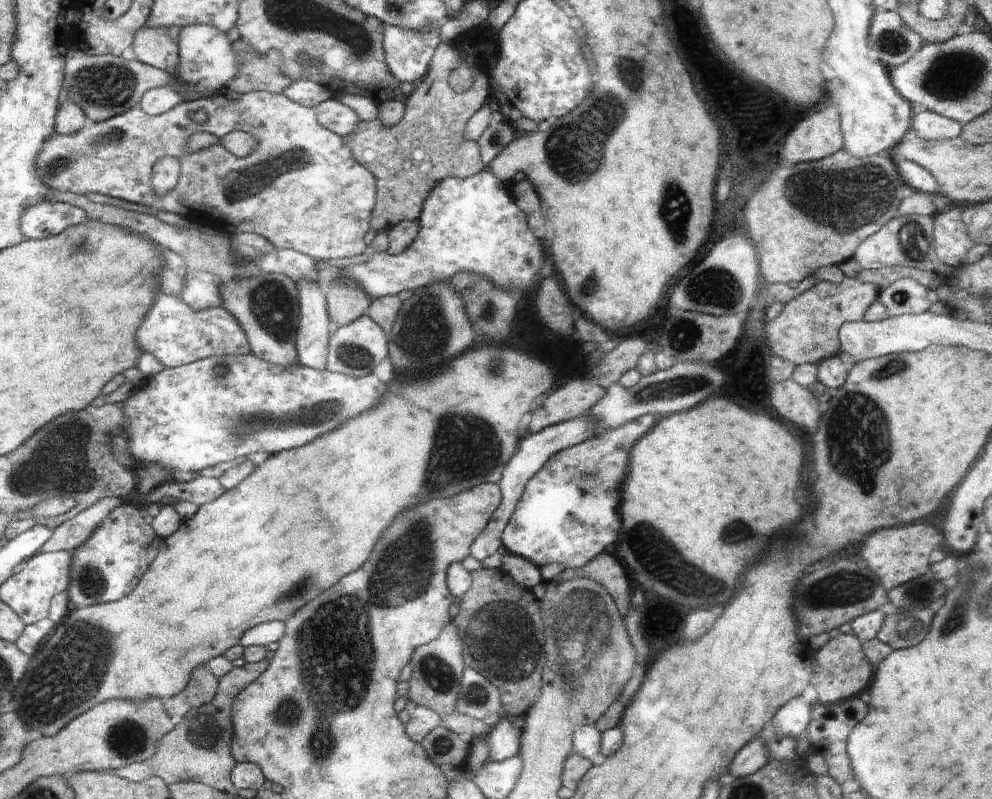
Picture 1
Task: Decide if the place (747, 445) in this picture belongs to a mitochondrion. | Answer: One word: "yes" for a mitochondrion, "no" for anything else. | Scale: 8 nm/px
no

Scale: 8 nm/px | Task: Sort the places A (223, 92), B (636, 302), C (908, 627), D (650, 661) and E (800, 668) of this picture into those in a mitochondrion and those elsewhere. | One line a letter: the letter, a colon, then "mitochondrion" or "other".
A: other
B: other
C: mitochondrion
D: other
E: other

